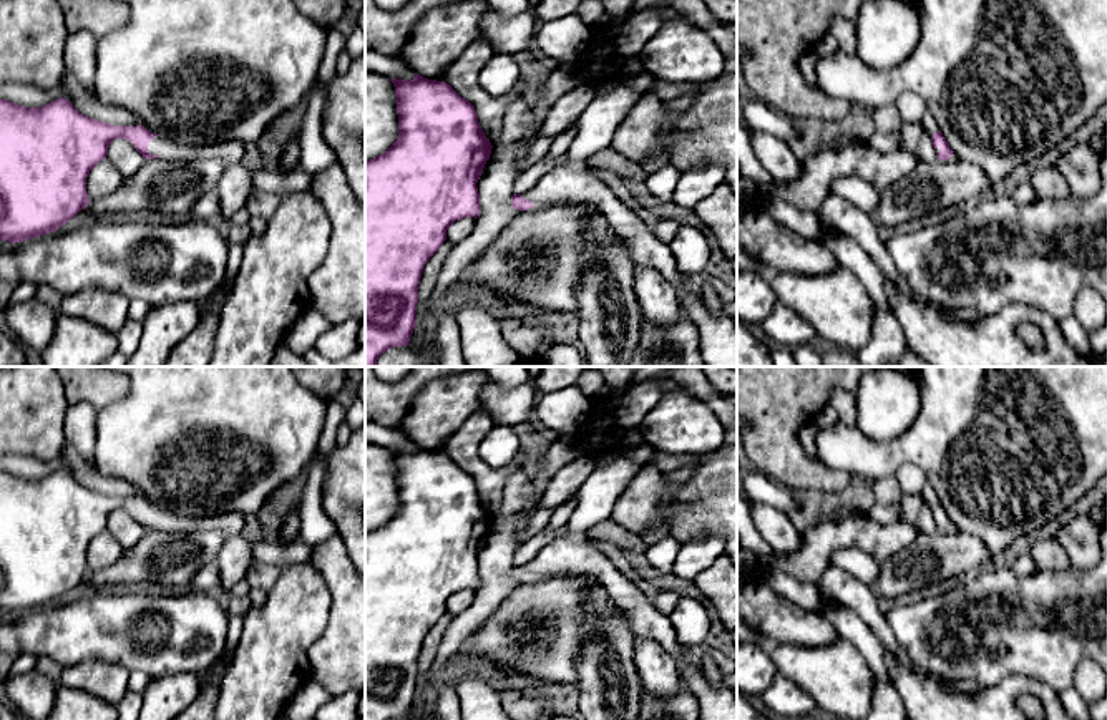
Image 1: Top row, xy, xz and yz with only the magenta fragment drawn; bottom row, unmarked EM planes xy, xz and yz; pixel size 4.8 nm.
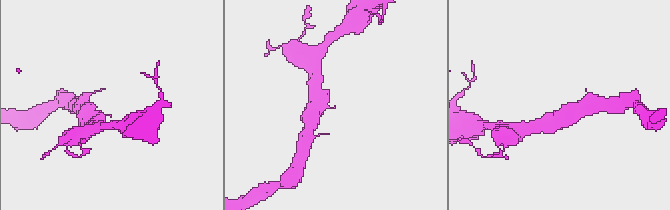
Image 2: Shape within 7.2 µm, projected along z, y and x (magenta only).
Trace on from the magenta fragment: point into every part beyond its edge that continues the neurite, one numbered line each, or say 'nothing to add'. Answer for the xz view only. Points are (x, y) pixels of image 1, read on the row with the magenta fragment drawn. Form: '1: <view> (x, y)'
1: xz (596, 125)

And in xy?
1: xy (231, 151)

